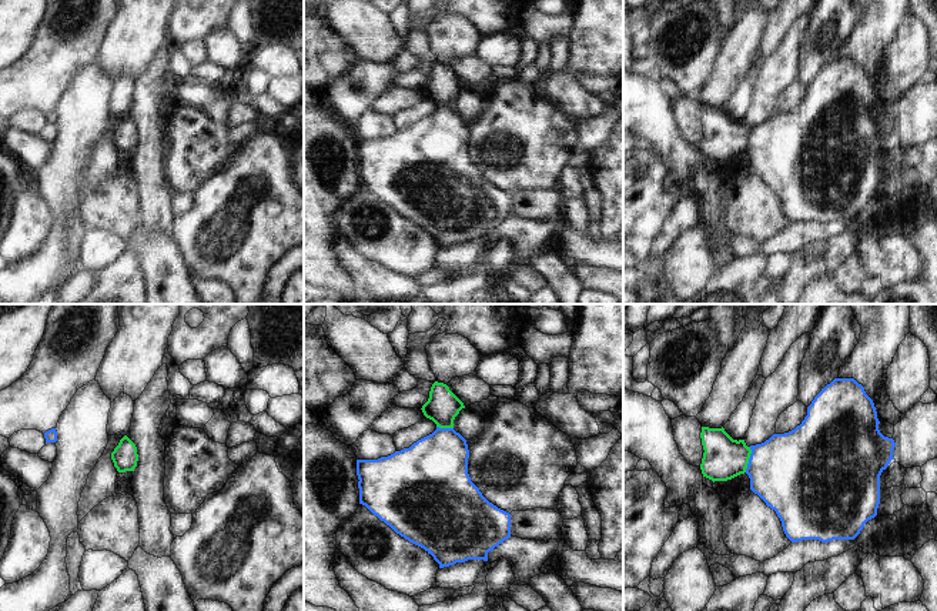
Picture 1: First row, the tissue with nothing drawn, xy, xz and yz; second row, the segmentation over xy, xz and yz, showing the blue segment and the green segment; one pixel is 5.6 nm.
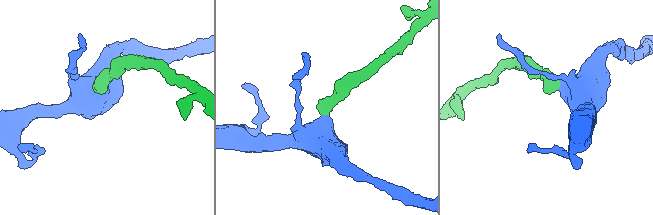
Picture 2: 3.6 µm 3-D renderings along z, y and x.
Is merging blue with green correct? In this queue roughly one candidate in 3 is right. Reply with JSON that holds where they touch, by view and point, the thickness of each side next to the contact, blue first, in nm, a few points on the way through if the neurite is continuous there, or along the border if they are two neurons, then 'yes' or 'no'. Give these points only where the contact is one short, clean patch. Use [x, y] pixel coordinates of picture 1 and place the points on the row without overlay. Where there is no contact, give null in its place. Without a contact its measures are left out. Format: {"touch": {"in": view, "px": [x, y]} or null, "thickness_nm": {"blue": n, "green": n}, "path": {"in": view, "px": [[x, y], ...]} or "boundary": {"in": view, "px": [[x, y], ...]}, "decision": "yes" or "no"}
{"touch": {"in": "yz", "px": [749, 140]}, "thickness_nm": {"blue": 440, "green": 240}, "path": {"in": "yz", "px": [[792, 152], [749, 140], [723, 139]]}, "decision": "yes"}

